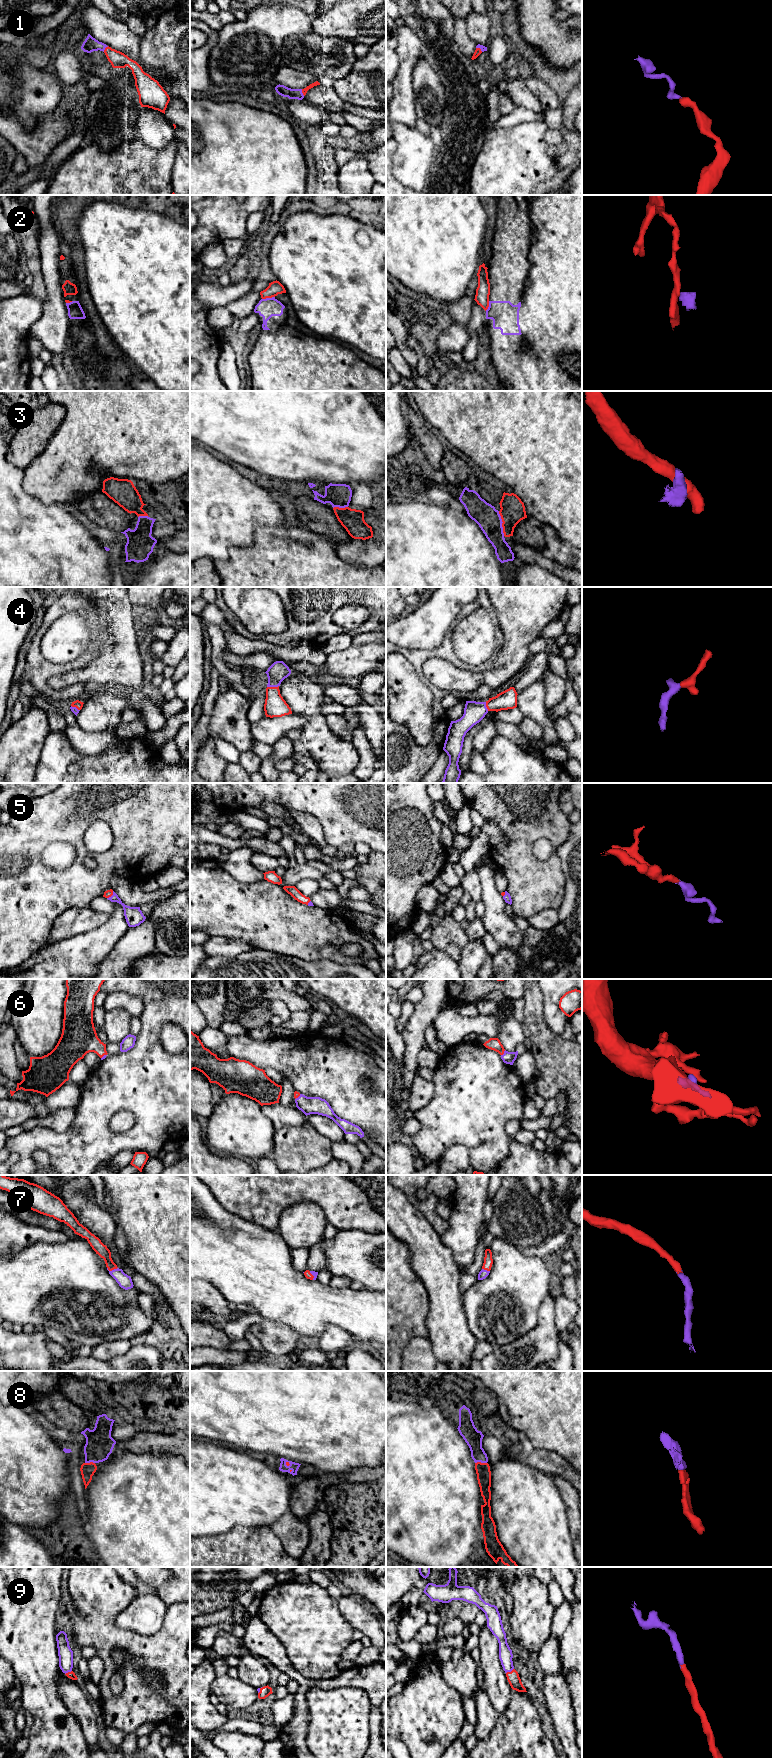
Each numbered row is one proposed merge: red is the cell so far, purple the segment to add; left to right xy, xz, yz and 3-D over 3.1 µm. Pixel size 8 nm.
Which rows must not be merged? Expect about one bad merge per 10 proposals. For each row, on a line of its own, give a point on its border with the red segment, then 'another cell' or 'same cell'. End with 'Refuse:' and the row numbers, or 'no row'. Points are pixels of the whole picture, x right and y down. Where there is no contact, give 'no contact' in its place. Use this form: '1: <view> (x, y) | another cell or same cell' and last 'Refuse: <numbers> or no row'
1: xy (105, 48) | same cell
2: xz (268, 297) | another cell
3: yz (502, 523) | another cell
4: xz (272, 687) | same cell
5: xy (111, 895) | same cell
6: yz (503, 1053) | same cell
7: xy (112, 1269) | same cell
8: yz (480, 1462) | same cell
9: yz (509, 1672) | same cell
Refuse: 2, 3

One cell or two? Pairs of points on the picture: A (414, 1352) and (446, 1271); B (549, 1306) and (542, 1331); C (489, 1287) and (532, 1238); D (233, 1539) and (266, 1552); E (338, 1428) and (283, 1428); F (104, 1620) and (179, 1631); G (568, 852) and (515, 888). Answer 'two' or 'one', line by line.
A: two
B: one
C: two
D: one
E: one
F: one
G: two

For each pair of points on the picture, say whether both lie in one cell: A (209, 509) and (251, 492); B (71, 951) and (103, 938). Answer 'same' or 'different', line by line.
A: same
B: same

